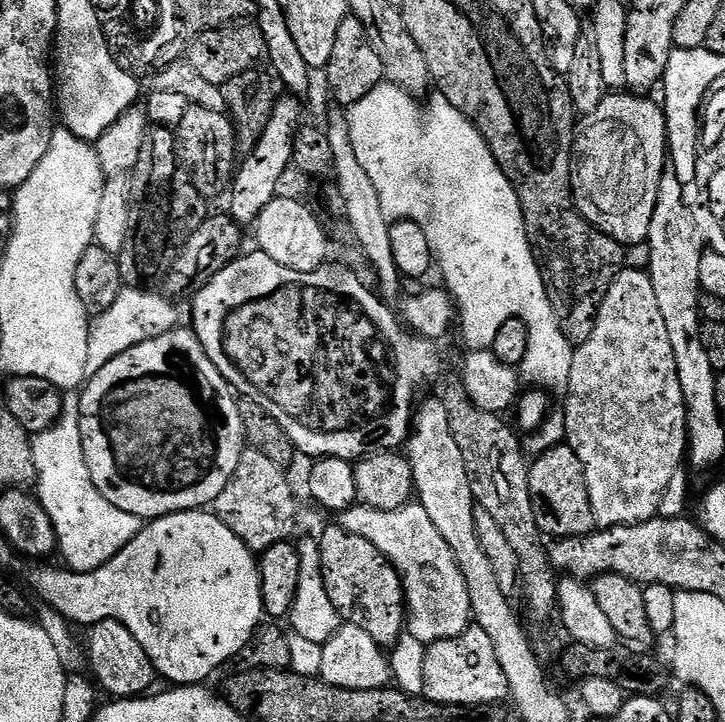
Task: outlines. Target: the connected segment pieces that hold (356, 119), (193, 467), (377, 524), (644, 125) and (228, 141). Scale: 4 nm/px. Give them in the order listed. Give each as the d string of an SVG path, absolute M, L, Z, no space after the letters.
M385 82L374 90L370 90L370 94L366 94L366 98L362 98L362 102L351 105L346 112L348 129L350 130L350 142L354 142L354 154L358 156L358 162L362 164L362 170L366 170L366 174L370 176L370 182L374 182L374 187L378 190L378 202L382 204L382 214L386 214L388 221L412 220L426 234L435 267L437 269L440 267L440 272L444 275L444 281L442 281L443 287L450 293L456 305L458 328L464 331L464 340L468 343L467 347L472 350L491 349L494 342L494 334L498 334L498 326L502 326L502 322L506 322L507 320L520 320L528 328L528 349L526 350L526 358L522 365L523 379L525 381L528 379L532 383L529 385L539 386L544 390L549 390L548 388L563 389L570 378L570 366L572 365L574 346L562 334L562 330L554 318L554 310L550 310L550 302L545 297L544 283L542 282L540 271L534 262L532 251L526 238L524 219L522 218L522 206L514 198L512 183L508 181L506 174L502 174L502 170L498 166L494 154L488 149L488 143L482 138L480 131L474 127L472 121L466 119L457 108L450 106L450 102L446 97L439 94L432 94L428 98L428 105L424 109L420 109L412 101L415 100L413 93L407 92L405 88L399 88L397 84Z
M177 326L160 337L150 338L126 350L125 353L118 354L112 361L107 362L102 370L98 370L91 376L83 385L79 397L82 450L86 454L86 466L90 466L90 478L94 478L94 486L98 486L106 502L114 502L118 510L126 510L126 514L134 514L141 522L160 520L163 516L169 516L175 512L204 510L215 505L218 494L226 490L226 482L230 482L234 470L238 470L238 458L242 458L246 447L238 400L234 395L234 389L226 382L226 378L222 378L218 366L214 366L206 350L202 350L202 342L198 342L191 327Z
M409 502L398 510L374 510L362 503L355 503L346 511L339 513L338 527L350 534L358 534L358 538L366 538L374 550L378 550L400 576L400 585L404 588L404 602L406 605L407 635L418 638L422 645L437 644L450 638L458 638L473 623L470 593L466 591L466 578L462 578L462 570L458 570L458 562L446 546L446 540L430 522L426 510L422 510L419 502Z
M608 94L605 95L604 101L598 106L598 110L591 112L589 116L580 116L575 133L572 137L572 173L570 174L570 182L572 183L572 200L586 218L586 222L590 222L602 234L606 234L610 238L614 238L622 245L631 246L634 244L642 244L647 241L650 234L650 218L654 218L654 206L658 194L658 186L662 174L666 170L666 161L669 159L668 151L668 119L664 117L663 107L659 103L656 104L644 94Z
M189 104L186 114L182 114L179 124L175 125L176 157L180 164L188 171L192 185L205 198L220 196L229 191L233 176L238 171L238 153L236 151L236 127L223 111L197 104Z

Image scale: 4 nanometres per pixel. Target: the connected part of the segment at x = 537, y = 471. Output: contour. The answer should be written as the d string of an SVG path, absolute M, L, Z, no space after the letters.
M567 442L555 444L539 453L540 457L531 461L528 470L530 482L530 502L534 506L534 518L541 533L548 538L588 536L597 531L594 510L590 506L590 494L586 486L586 474L578 454Z

